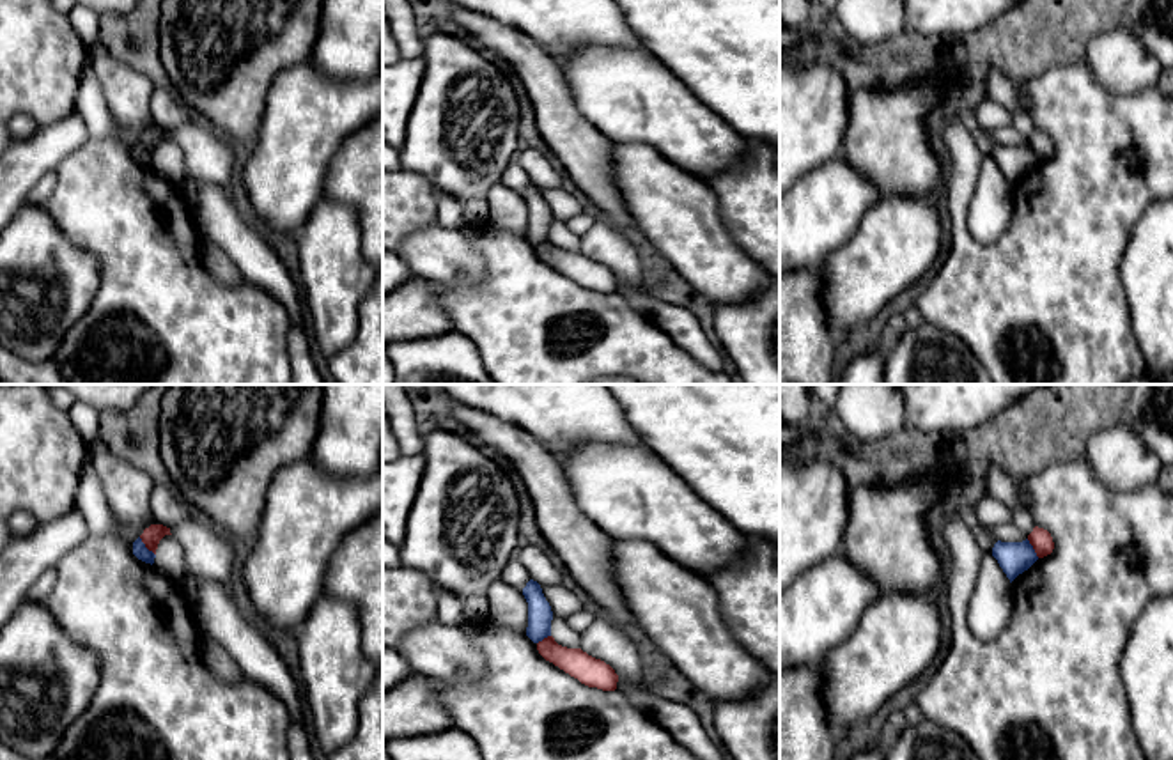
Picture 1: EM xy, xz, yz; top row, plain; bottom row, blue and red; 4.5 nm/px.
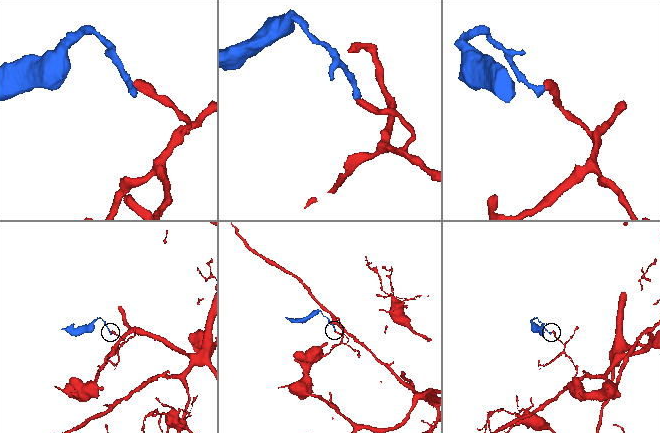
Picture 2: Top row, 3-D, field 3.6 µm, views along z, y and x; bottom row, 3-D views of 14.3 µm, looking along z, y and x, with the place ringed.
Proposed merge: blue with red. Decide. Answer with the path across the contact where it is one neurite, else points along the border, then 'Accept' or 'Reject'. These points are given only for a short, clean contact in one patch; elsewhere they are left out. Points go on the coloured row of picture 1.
Boundary: xy (139, 537), (155, 555). Reject

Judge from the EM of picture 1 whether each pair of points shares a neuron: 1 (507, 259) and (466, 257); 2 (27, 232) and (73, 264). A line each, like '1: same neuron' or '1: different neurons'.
1: different neurons
2: same neuron

